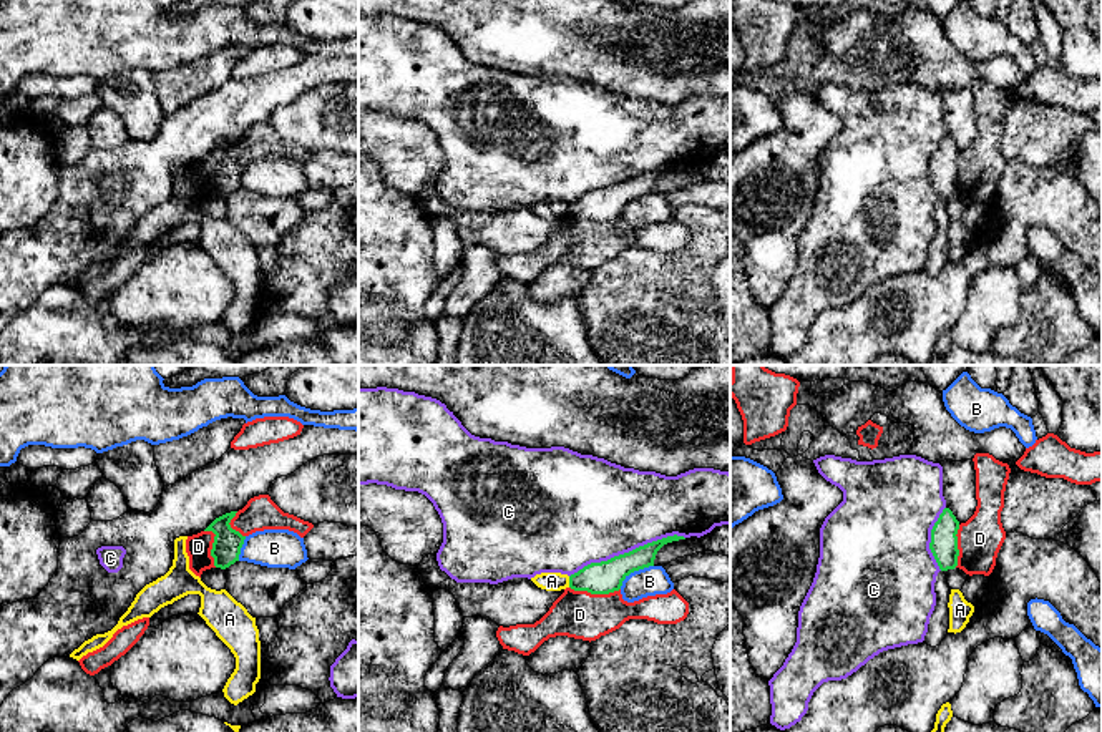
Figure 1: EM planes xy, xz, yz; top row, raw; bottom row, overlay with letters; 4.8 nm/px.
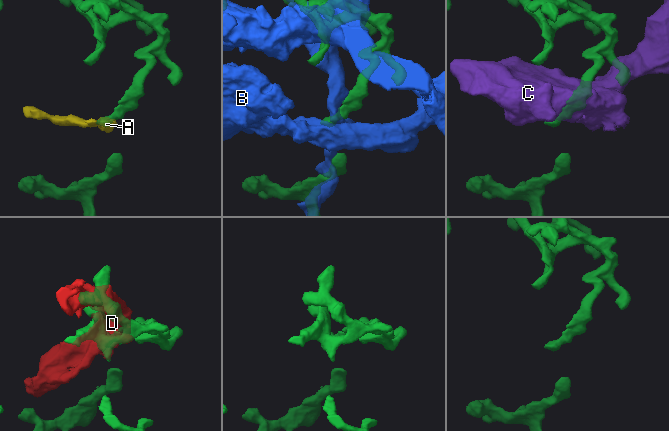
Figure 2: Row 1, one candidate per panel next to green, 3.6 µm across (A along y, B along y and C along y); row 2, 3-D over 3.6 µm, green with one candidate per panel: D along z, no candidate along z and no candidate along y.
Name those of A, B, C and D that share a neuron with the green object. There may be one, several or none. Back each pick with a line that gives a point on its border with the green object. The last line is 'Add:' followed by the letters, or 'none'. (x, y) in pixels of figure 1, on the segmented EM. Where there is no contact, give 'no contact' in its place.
Add: none

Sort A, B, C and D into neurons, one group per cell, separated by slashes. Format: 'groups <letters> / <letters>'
groups A / B / C / D

